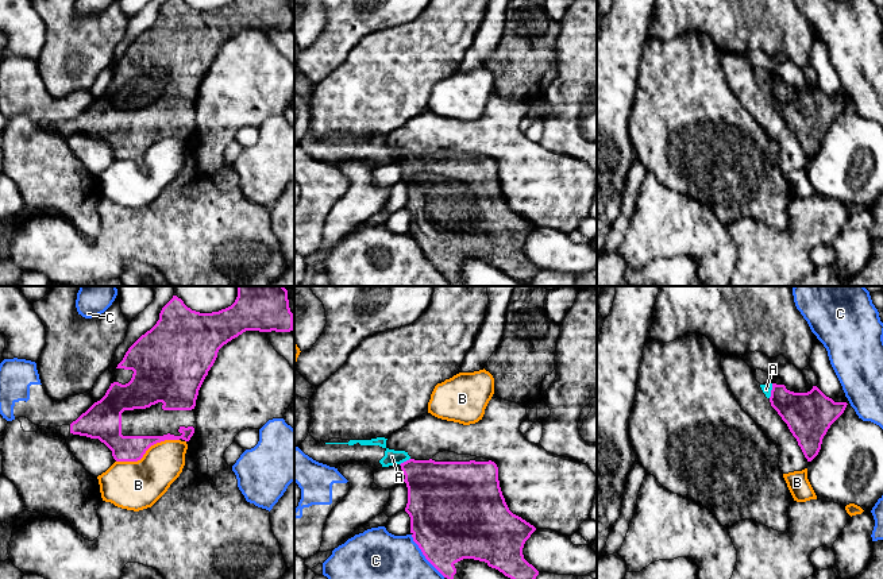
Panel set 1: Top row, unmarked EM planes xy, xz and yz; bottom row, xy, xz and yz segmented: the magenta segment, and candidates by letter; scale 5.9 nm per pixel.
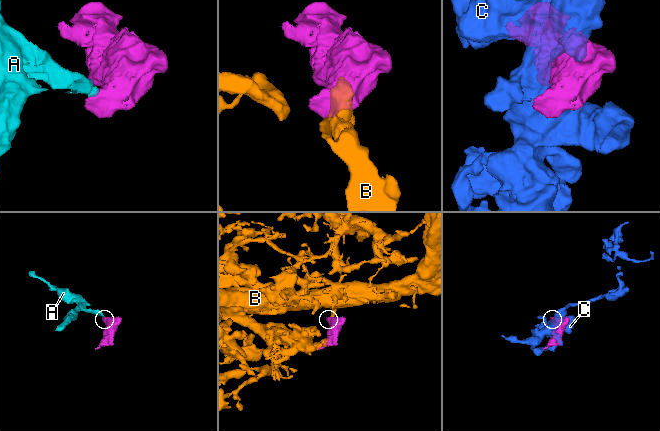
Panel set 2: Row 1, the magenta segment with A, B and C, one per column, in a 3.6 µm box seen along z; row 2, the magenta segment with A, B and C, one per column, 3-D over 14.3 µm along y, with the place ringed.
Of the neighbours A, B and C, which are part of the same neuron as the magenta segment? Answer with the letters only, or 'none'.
A

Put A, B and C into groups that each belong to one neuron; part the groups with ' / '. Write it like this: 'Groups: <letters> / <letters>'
Groups: A / B / C

